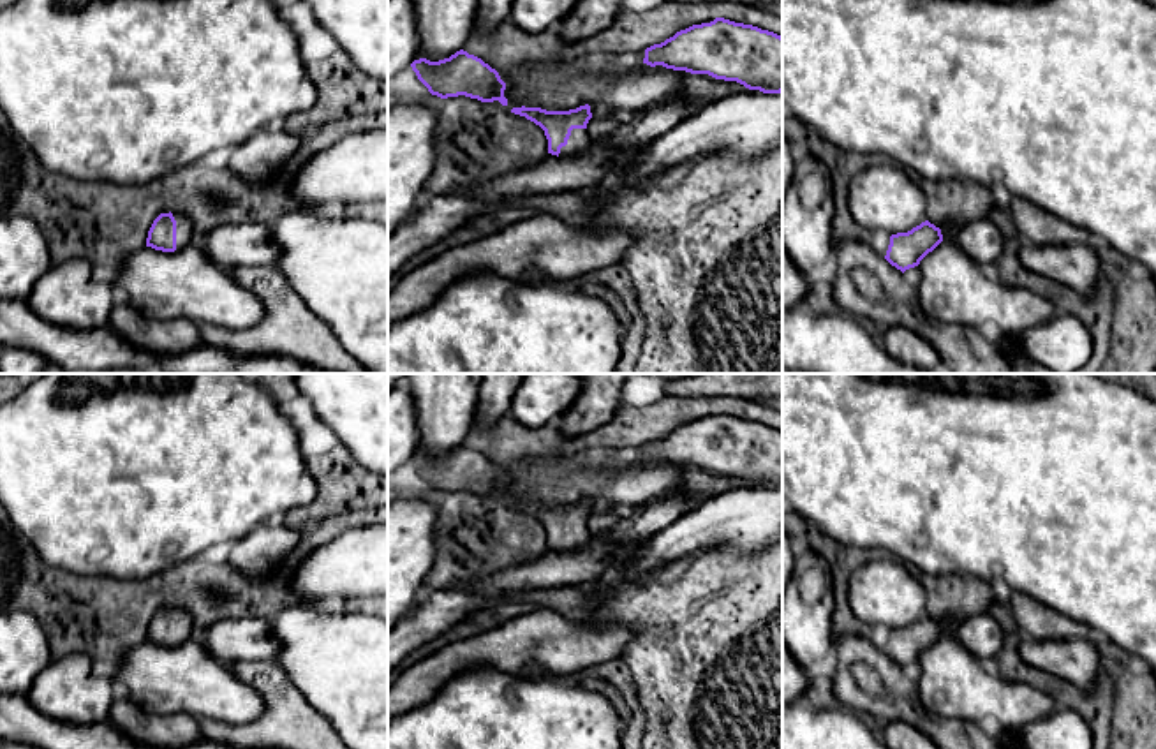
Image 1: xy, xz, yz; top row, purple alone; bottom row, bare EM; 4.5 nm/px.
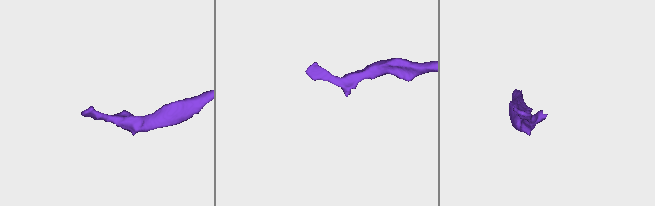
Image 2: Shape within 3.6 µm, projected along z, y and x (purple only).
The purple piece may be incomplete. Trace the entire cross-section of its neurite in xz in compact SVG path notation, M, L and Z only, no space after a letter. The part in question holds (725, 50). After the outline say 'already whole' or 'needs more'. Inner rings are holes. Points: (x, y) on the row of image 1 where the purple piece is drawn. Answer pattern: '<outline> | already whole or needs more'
M715 18L645 49L643 63L737 81L763 93L782 92L782 37Z | already whole

